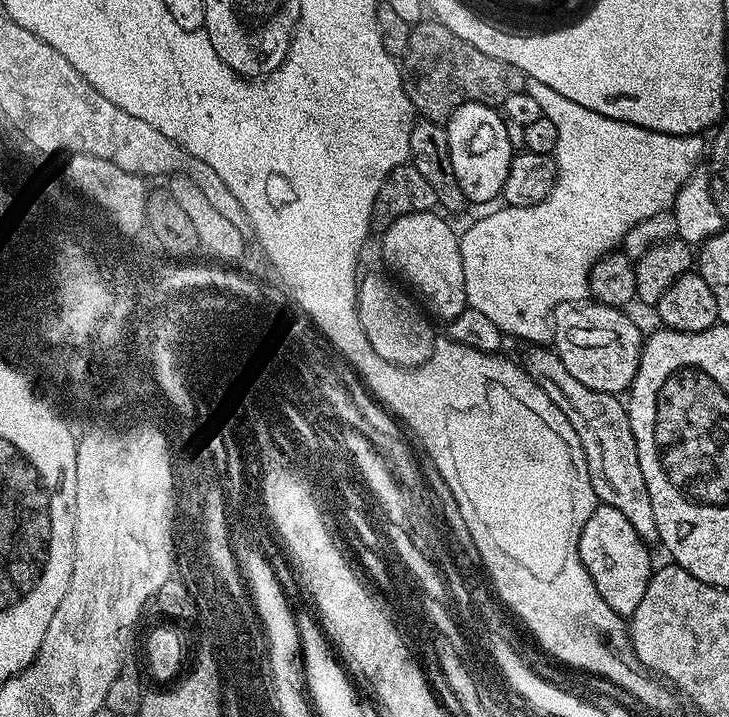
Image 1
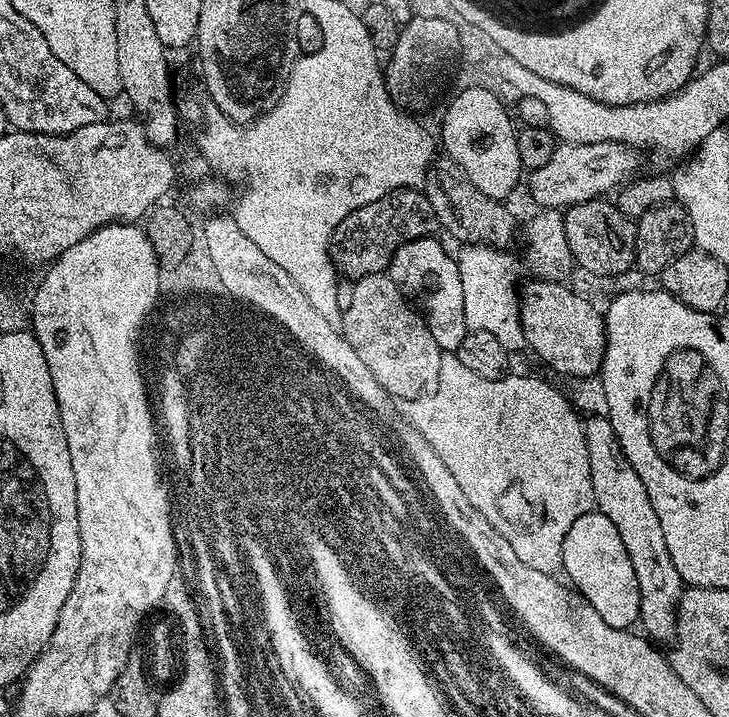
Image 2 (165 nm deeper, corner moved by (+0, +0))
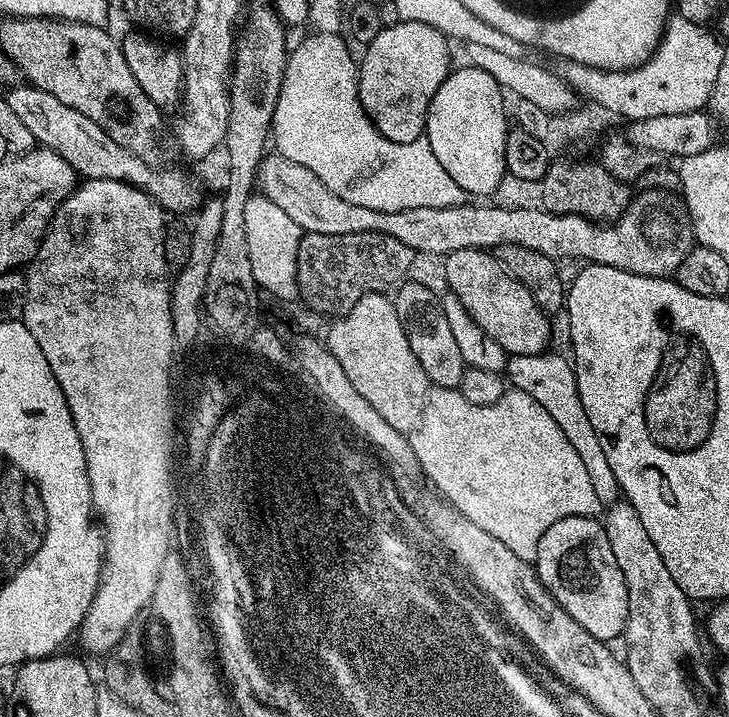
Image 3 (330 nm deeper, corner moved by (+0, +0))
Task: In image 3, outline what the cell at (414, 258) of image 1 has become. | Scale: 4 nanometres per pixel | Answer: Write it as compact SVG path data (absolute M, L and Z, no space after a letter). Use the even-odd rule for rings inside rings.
M409 279L401 283L394 292L394 303L398 310L398 318L406 330L406 338L410 342L410 350L426 370L429 381L437 388L455 389L459 385L466 367L462 353L458 351L458 341L450 330L450 322L444 313L444 305L424 284Z

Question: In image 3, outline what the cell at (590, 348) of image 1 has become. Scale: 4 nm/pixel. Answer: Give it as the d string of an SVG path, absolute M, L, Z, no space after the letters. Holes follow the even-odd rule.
M483 248L454 250L443 257L444 280L453 297L464 302L478 326L509 356L538 354L549 347L552 324L549 313L540 308L534 294L518 278L506 270L503 260Z

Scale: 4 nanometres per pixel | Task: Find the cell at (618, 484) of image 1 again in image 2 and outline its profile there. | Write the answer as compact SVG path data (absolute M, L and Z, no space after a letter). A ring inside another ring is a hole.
M589 415L583 425L596 508L606 514L610 522L614 522L622 537L622 546L626 546L626 554L630 554L634 574L638 574L639 627L644 627L643 635L649 641L671 641L676 634L676 605L682 593L682 581L678 570L674 570L670 550L666 550L666 538L662 538L662 522L658 522L658 514L654 514L654 506L650 502L650 494L646 494L646 486L642 486L642 478L638 478L622 454L607 416Z

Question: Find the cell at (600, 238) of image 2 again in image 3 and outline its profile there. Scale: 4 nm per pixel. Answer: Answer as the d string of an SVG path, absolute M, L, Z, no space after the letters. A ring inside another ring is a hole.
M556 158L549 163L543 180L539 183L539 203L546 212L565 212L575 216L587 216L589 220L597 222L615 222L619 218L620 209L624 208L628 194L598 162L592 164L584 160L579 164L576 160Z

